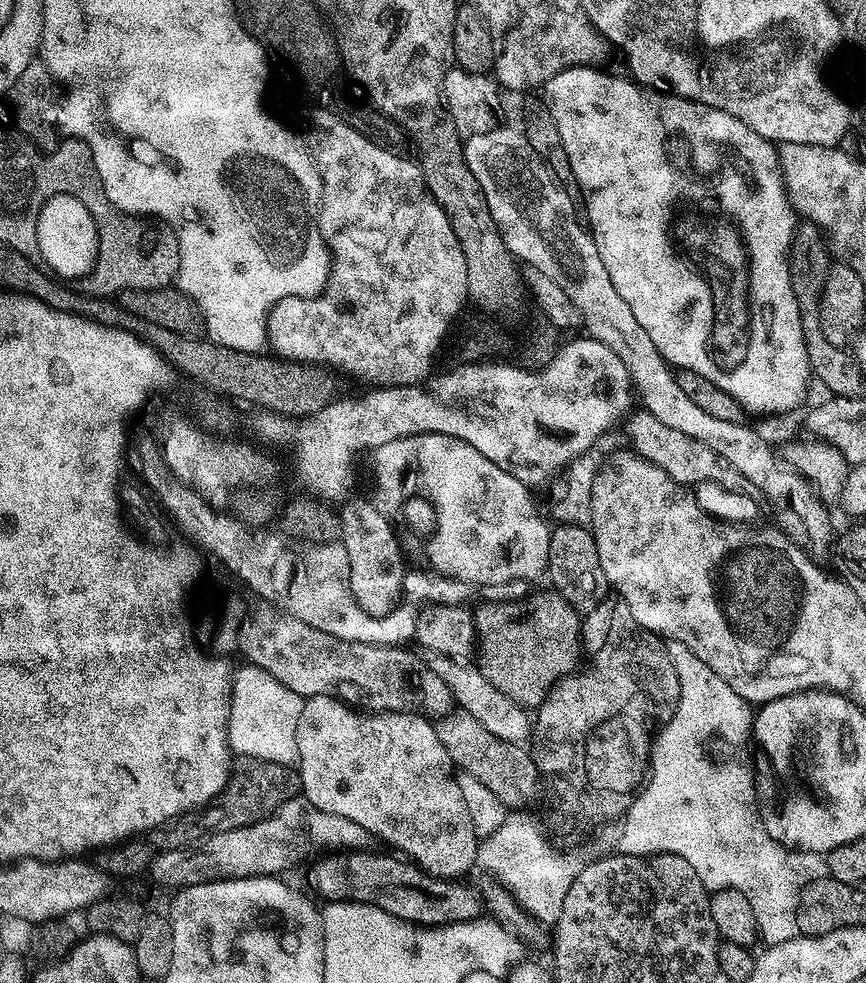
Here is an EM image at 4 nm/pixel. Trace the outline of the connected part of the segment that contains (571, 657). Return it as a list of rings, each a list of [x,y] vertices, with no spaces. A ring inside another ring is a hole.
[[[553,588],[543,589],[542,598],[540,590],[537,591],[536,610],[532,616],[518,620],[516,616],[500,616],[500,612],[496,612],[496,616],[480,615],[480,624],[484,642],[478,660],[482,662],[480,668],[485,680],[496,690],[499,690],[500,684],[512,684],[508,698],[525,709],[538,708],[553,685],[577,667],[582,618]],[[558,616],[568,616],[568,620],[558,620]],[[516,650],[520,654],[518,658]]]

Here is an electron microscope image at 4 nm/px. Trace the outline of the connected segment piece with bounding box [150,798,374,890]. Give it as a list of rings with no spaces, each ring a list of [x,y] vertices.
[[[297,798],[288,800],[278,806],[274,814],[250,826],[207,836],[205,840],[182,850],[160,852],[152,863],[150,876],[158,883],[172,888],[171,890],[189,888],[211,880],[237,880],[251,876],[279,877],[284,874],[280,872],[288,872],[299,864],[307,865],[321,854],[351,854],[371,849],[372,844],[374,837],[362,830],[358,822],[350,822],[350,818],[342,818],[342,814],[326,814],[326,810],[318,810],[318,806],[308,800]]]

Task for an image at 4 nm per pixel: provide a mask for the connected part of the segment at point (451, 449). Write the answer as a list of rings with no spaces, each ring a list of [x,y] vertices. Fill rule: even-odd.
[[[423,432],[405,440],[386,442],[374,450],[372,468],[378,484],[384,488],[395,480],[403,497],[417,497],[427,501],[434,511],[434,523],[428,542],[428,560],[437,575],[450,576],[473,586],[496,586],[527,580],[535,582],[548,570],[550,554],[550,524],[536,514],[536,506],[528,497],[529,485],[518,482],[514,474],[506,474],[502,466],[494,466],[490,458],[478,454],[474,446],[437,432]]]

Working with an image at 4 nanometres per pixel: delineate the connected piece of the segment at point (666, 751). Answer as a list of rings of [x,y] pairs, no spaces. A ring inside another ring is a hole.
[[[667,641],[670,662],[678,674],[680,697],[676,703],[676,713],[663,726],[664,736],[656,746],[656,773],[644,799],[636,797],[622,817],[624,829],[620,832],[619,851],[625,856],[657,856],[660,852],[678,854],[694,866],[694,874],[702,882],[720,882],[720,844],[722,860],[732,860],[732,878],[736,878],[733,889],[738,890],[750,902],[754,918],[760,927],[759,939],[771,946],[790,942],[800,935],[796,921],[796,907],[800,901],[800,888],[796,884],[796,872],[788,861],[789,849],[783,848],[770,834],[760,816],[756,804],[756,776],[752,773],[752,752],[748,743],[753,743],[753,705],[742,699],[706,662],[702,662],[682,642]],[[704,828],[708,828],[708,838],[718,844],[718,854],[712,858],[712,868],[704,874],[704,848],[692,850],[694,846],[704,846]]]

